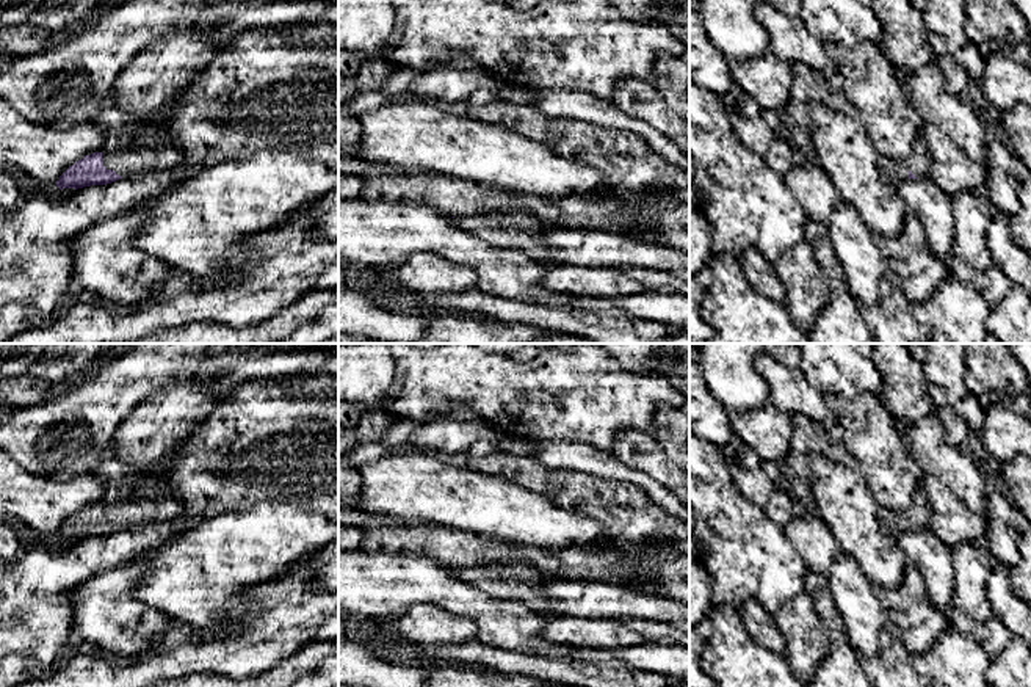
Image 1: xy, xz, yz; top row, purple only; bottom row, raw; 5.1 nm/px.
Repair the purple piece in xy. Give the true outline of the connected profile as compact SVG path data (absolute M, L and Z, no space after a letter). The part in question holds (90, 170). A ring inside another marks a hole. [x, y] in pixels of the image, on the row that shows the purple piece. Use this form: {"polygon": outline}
{"polygon": "M146 119L144 127L113 152L92 152L69 166L56 180L61 199L74 190L89 185L107 185L128 174L169 169L185 160L175 144L166 143L157 132L158 121Z"}

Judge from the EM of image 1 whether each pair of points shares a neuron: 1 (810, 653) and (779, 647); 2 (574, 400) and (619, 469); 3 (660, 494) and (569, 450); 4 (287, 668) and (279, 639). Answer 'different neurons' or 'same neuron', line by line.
1: different neurons
2: different neurons
3: same neuron
4: different neurons

